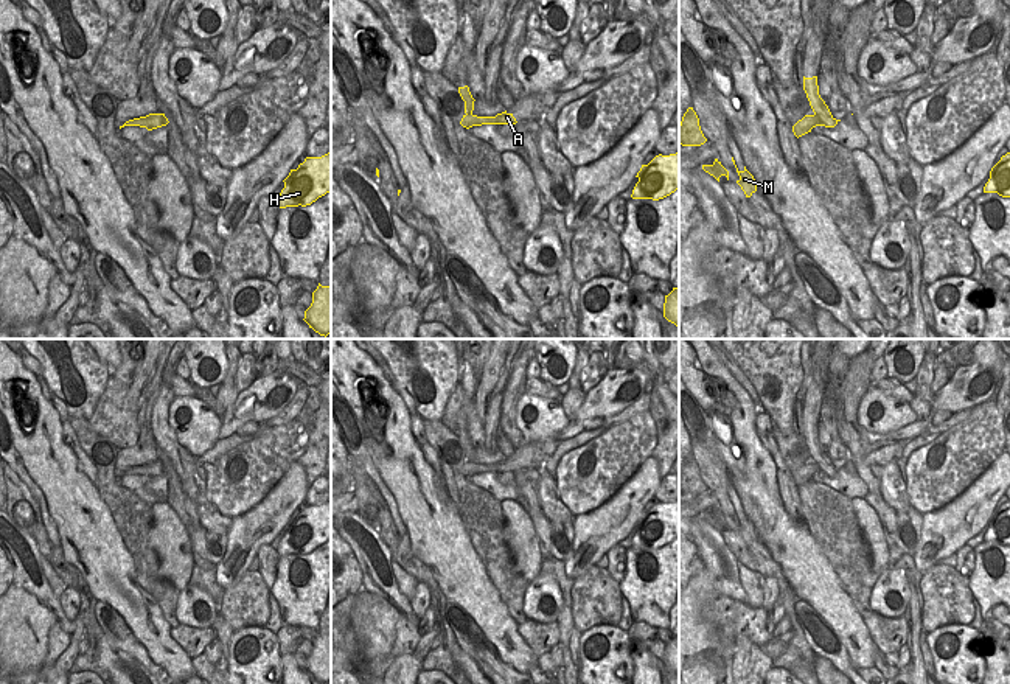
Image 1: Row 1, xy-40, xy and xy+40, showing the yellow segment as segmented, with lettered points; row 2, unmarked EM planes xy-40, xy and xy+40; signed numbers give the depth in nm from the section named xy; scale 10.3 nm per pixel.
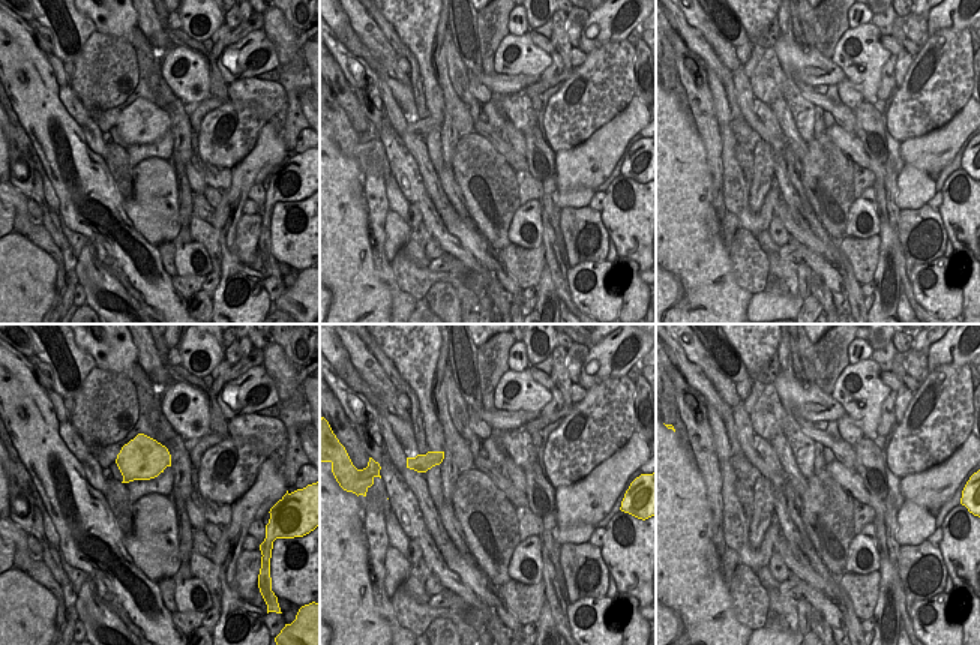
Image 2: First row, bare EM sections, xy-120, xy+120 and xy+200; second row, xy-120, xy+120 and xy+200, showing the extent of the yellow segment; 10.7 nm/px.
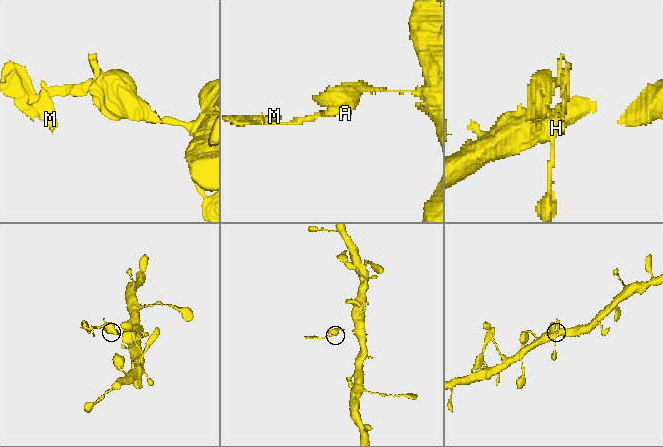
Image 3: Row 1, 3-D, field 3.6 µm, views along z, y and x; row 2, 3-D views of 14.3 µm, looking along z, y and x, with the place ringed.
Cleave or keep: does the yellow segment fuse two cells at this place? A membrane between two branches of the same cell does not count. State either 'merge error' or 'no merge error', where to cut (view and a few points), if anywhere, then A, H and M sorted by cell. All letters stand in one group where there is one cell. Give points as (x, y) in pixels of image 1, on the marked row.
merge error; cut in xy+40 along (814, 115), (811, 126); A H / M

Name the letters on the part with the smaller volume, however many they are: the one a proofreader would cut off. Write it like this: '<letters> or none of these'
M

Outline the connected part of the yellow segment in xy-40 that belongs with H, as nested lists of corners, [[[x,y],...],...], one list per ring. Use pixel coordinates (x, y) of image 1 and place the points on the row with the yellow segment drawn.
[[[331,152],[306,157],[283,182],[284,188],[277,201],[280,208],[311,205],[331,191]]]

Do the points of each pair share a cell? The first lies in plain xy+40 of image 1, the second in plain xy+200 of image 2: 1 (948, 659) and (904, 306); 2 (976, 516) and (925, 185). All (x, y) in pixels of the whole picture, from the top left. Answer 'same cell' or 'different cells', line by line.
1: different cells
2: different cells

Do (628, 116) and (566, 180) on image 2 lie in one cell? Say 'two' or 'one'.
one

